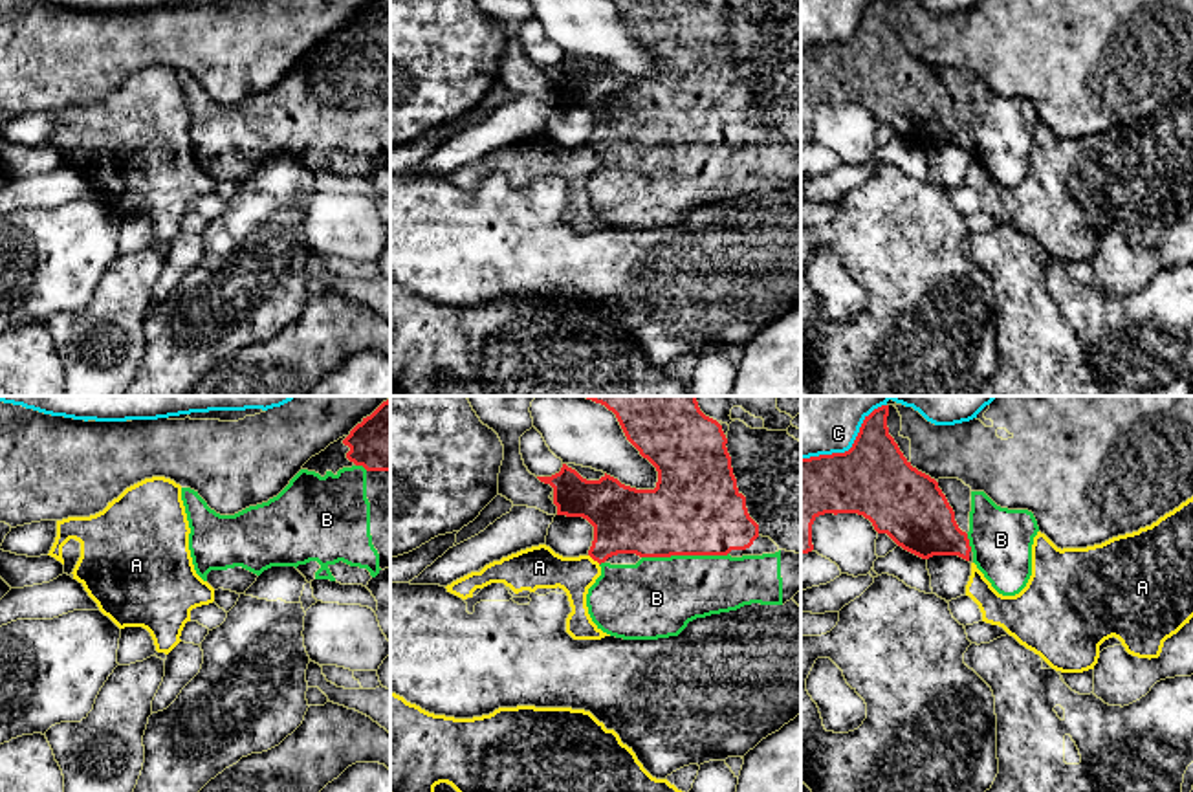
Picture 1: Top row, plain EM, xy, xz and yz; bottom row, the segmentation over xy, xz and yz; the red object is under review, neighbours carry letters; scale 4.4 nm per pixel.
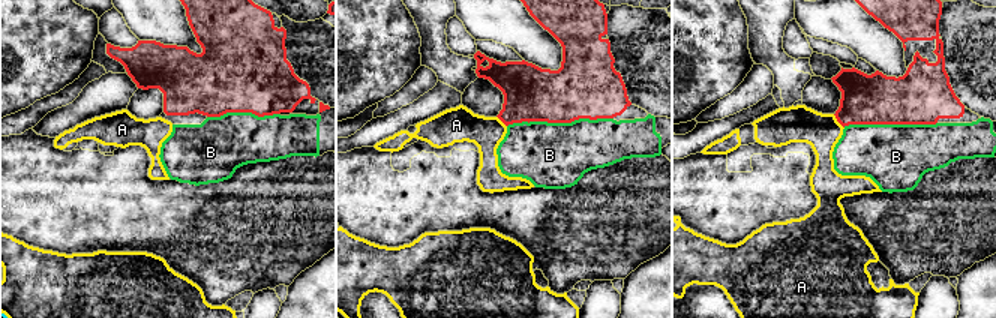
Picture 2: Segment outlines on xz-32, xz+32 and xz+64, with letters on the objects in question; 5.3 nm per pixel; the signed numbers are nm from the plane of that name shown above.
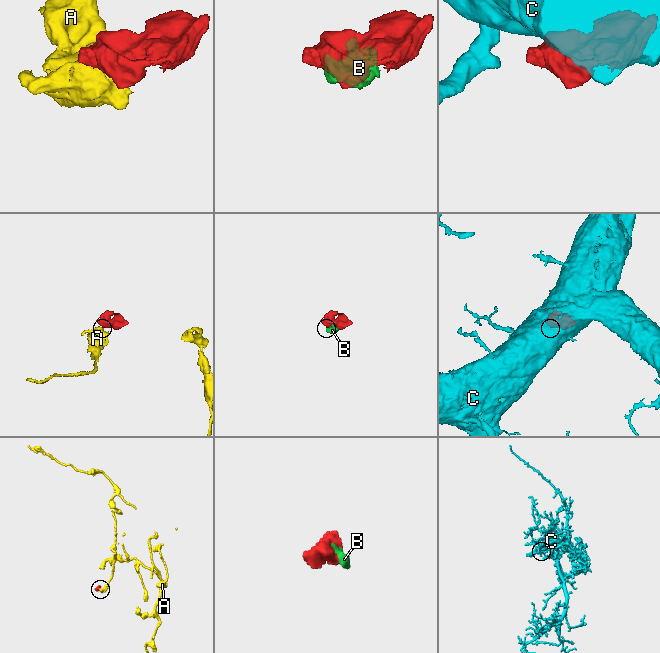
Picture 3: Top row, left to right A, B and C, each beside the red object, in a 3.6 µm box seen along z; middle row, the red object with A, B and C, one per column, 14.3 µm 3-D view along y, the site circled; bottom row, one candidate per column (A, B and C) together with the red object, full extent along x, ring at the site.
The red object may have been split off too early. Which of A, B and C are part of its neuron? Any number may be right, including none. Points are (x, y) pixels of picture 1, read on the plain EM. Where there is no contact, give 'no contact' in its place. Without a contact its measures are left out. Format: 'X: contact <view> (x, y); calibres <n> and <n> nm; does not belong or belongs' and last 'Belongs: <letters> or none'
A: contact xz (594, 149); calibres 280 and 190 nm; does not belong
B: contact xz (684, 143); calibres 400 and 360 nm; belongs
C: contact yz (845, 41); calibres 340 and 200 nm; does not belong
Belongs: B

